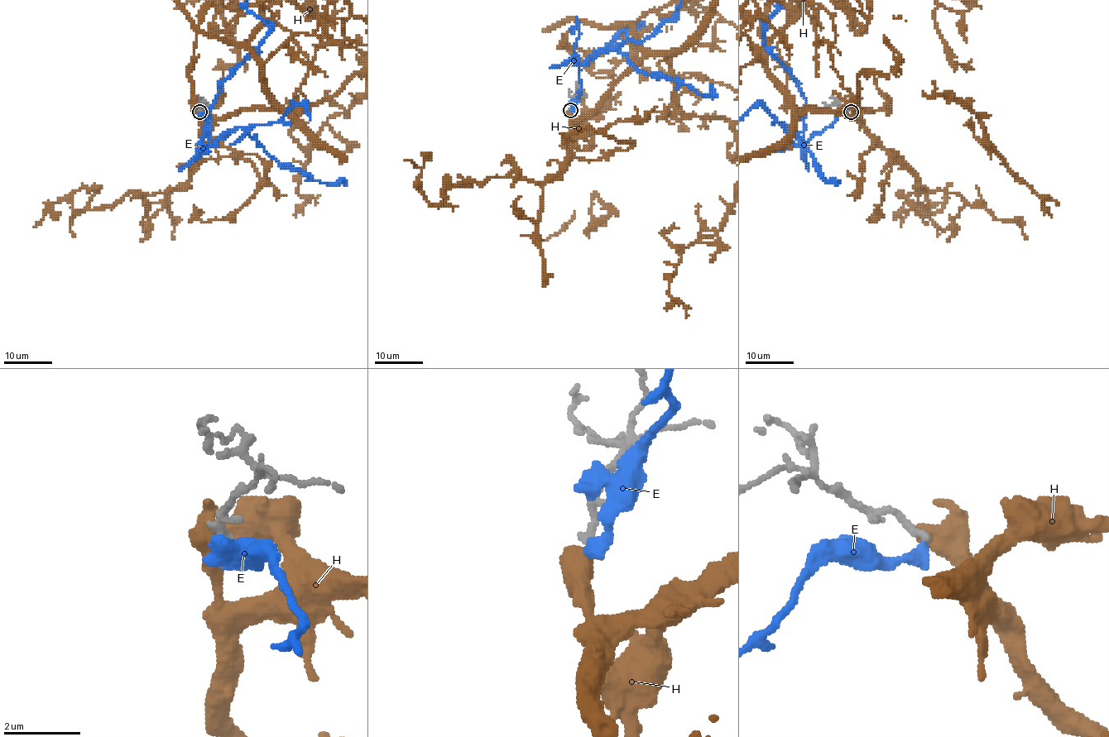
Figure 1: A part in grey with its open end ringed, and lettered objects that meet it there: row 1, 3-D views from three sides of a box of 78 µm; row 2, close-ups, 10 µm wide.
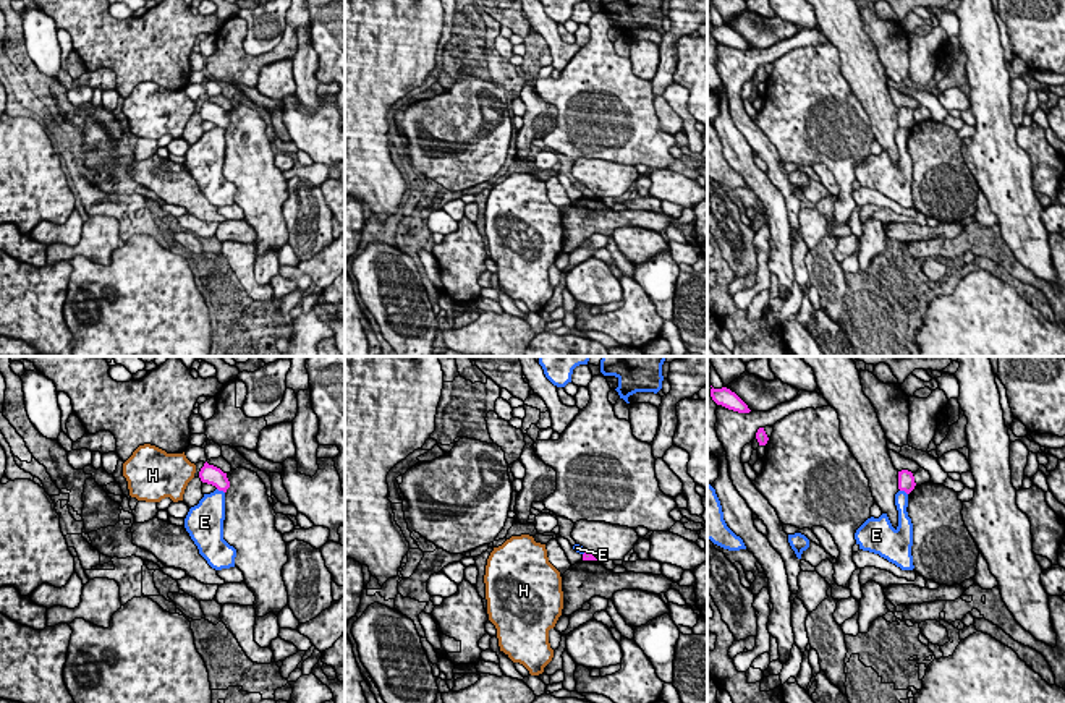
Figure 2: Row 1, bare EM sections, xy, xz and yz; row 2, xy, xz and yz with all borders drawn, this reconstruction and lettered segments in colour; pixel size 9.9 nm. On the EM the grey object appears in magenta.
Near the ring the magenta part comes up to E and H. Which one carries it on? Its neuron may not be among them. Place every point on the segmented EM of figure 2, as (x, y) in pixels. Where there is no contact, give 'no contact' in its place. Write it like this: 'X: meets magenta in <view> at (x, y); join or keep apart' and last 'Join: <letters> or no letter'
E: meets magenta in xy at (220, 489); keep apart
H: no contact; keep apart
Join: no letter

